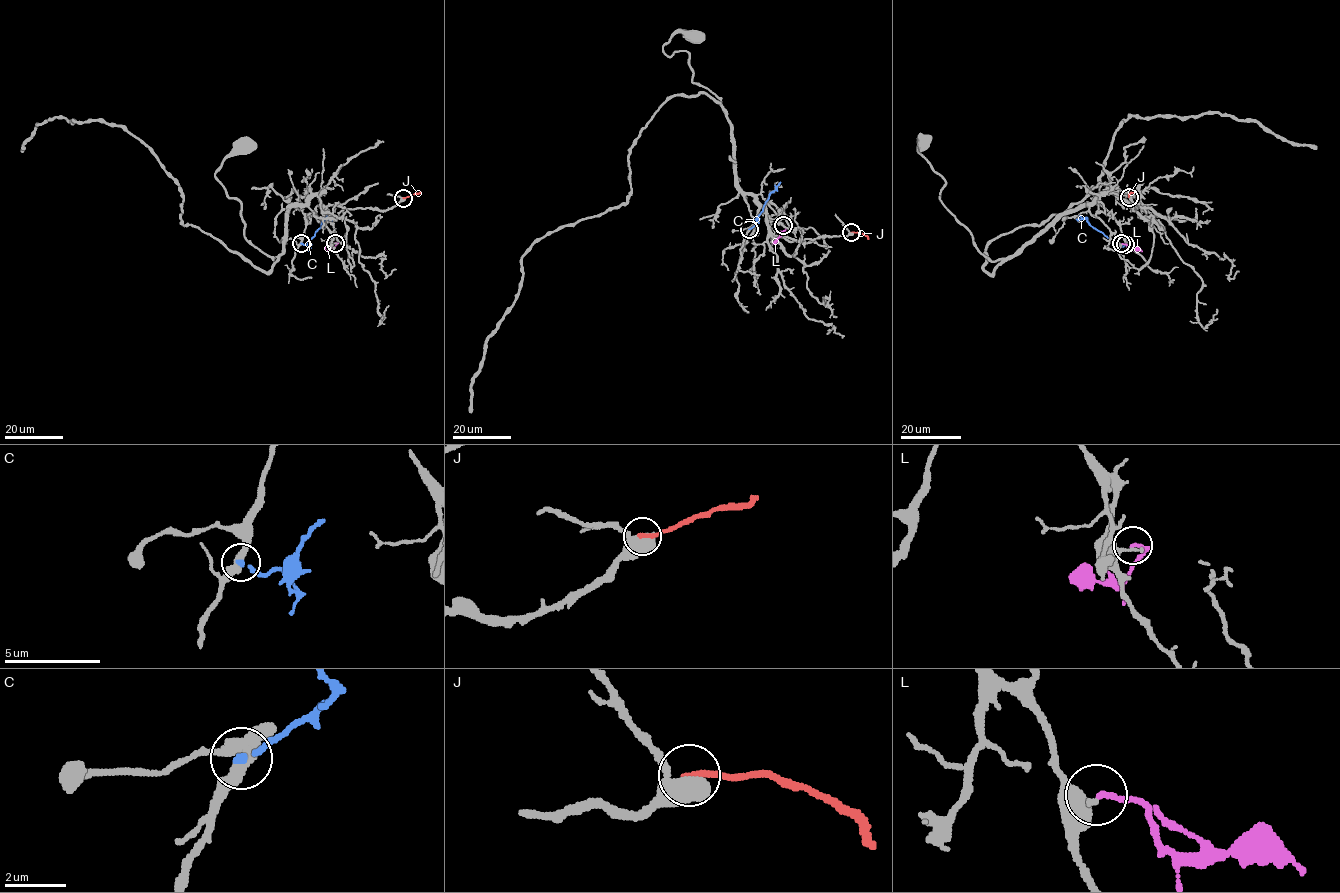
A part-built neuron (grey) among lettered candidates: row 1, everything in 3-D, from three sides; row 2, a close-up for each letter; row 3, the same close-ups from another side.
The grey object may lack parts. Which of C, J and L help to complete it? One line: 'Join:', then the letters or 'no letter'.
Join: no letter

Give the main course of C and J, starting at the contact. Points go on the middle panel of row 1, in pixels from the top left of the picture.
C: (749, 229), (757, 222), (757, 217), (770, 193), (780, 182)
J: (851, 232), (861, 233), (869, 239)

